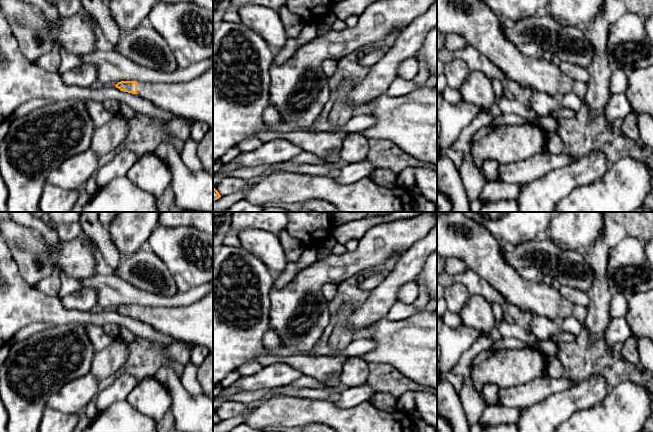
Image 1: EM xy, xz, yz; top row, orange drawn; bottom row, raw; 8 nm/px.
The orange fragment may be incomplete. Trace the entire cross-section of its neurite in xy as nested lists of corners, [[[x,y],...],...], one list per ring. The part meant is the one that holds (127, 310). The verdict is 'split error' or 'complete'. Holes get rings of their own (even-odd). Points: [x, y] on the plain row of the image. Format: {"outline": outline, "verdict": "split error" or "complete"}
{"outline": [[[213,290],[188,306],[121,305],[115,311],[137,318],[178,341],[204,345],[213,353]]], "verdict": "split error"}

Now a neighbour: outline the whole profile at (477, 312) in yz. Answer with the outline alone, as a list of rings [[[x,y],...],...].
[[[470,295],[458,315],[465,327],[489,332],[496,326],[493,305],[481,295]]]

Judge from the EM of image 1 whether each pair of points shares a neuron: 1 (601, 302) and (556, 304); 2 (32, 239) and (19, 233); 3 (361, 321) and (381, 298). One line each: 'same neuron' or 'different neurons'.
1: different neurons
2: same neuron
3: same neuron

